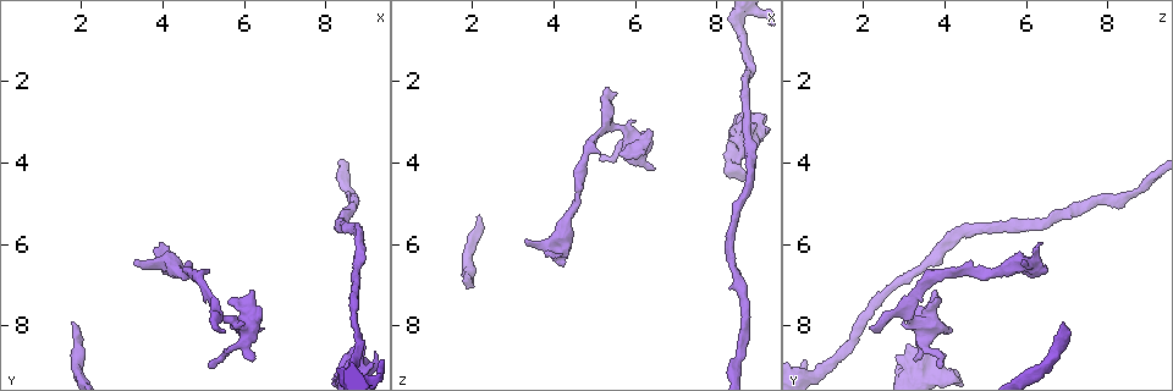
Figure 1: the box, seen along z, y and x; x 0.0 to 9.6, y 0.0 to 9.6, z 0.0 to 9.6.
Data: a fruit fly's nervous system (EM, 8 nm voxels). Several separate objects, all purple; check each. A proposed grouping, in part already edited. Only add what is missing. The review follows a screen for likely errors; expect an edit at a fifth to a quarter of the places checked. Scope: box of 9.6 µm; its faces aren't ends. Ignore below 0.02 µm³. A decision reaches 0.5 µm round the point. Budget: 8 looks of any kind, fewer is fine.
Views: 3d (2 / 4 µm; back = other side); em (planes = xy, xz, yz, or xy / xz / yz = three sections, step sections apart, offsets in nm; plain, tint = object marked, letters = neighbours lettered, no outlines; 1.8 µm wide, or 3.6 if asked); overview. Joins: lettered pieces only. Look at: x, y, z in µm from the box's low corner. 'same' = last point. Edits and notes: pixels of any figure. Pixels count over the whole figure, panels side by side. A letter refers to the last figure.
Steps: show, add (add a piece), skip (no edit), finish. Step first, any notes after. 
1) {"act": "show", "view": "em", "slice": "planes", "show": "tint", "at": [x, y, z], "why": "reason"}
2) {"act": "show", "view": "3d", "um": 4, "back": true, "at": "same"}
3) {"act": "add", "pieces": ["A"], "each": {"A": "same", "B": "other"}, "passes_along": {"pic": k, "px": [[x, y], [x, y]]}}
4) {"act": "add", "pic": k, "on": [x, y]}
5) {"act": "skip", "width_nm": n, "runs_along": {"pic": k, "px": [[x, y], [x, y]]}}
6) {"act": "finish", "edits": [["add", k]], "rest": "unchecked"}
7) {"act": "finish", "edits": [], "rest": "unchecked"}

{"act": "show", "view": "3d", "um": 4, "at": [4.20, 6.60, 6.50], "why": "branch stops here"}

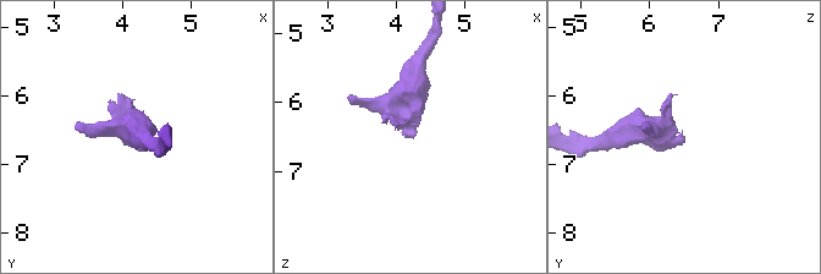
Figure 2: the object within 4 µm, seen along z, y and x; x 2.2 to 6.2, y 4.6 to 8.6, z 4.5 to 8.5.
{"act": "show", "view": "em", "slice": "xz", "step": 16, "show": "letters", "at": [4.25, 6.65, 6.50]}

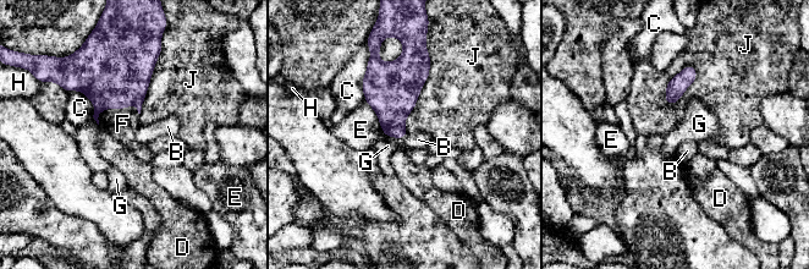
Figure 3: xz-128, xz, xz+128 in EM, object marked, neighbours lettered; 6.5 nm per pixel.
{"act": "show", "view": "em", "slice": "planes", "show": "letters", "at": "same"}

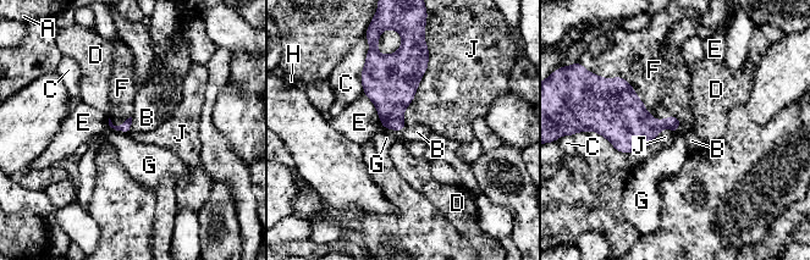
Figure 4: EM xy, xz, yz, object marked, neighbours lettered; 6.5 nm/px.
{"act": "add", "pieces": ["F"], "longest_contact_nm": ["J", 550], "each": {"A": "other", "B": "other", "C": "other", "D": "other", "E": "other", "F": "same", "G": "other", "H": "other", "J": "other"}, "passes_along": {"pic": 4, "px": [[612, 109], [649, 114], [649, 76]]}, "found": "it goes on there"}

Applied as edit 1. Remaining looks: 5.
{"act": "show", "view": "em", "um": 3.6, "slice": "planes", "show": "letters", "at": [8.45, 8.70, 4.00], "why": "branch stops here"}

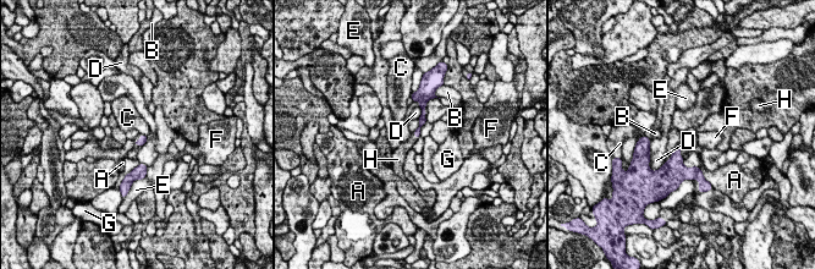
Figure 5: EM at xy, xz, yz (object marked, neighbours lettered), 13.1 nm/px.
{"act": "add", "pieces": ["H"], "each": {"A": "other", "B": "other", "C": "other", "D": "other", "E": "other", "F": "other", "G": "other", "H": "same"}, "passes_along": {"pic": 5, "px": [[675, 166], [679, 148], [690, 140]]}, "found": "it goes on there"}

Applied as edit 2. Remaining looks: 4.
{"act": "show", "view": "em", "slice": "planes", "show": "letters", "at": [1.70, 7.95, 6.90], "why": "an open end"}

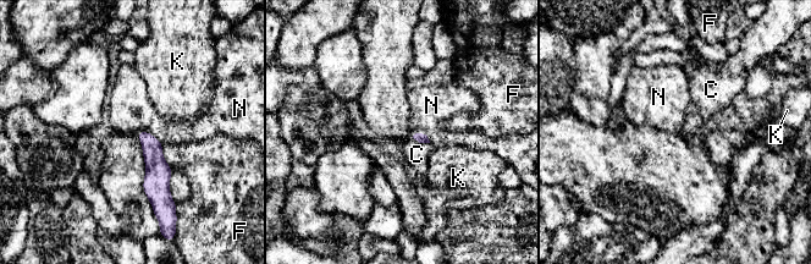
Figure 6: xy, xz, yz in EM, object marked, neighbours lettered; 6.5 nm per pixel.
{"act": "add", "pieces": ["C"], "each": {"C": "same", "F": "other", "K": "other", "N": "other"}, "passes_along": {"pic": 6, "px": [[420, 137], [419, 142], [417, 154]]}, "found": "the neuron continues"}

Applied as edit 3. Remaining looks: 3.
{"act": "finish", "edits": [["add", 4], ["add", 5], ["add", 6]], "rest": "unchecked"}

